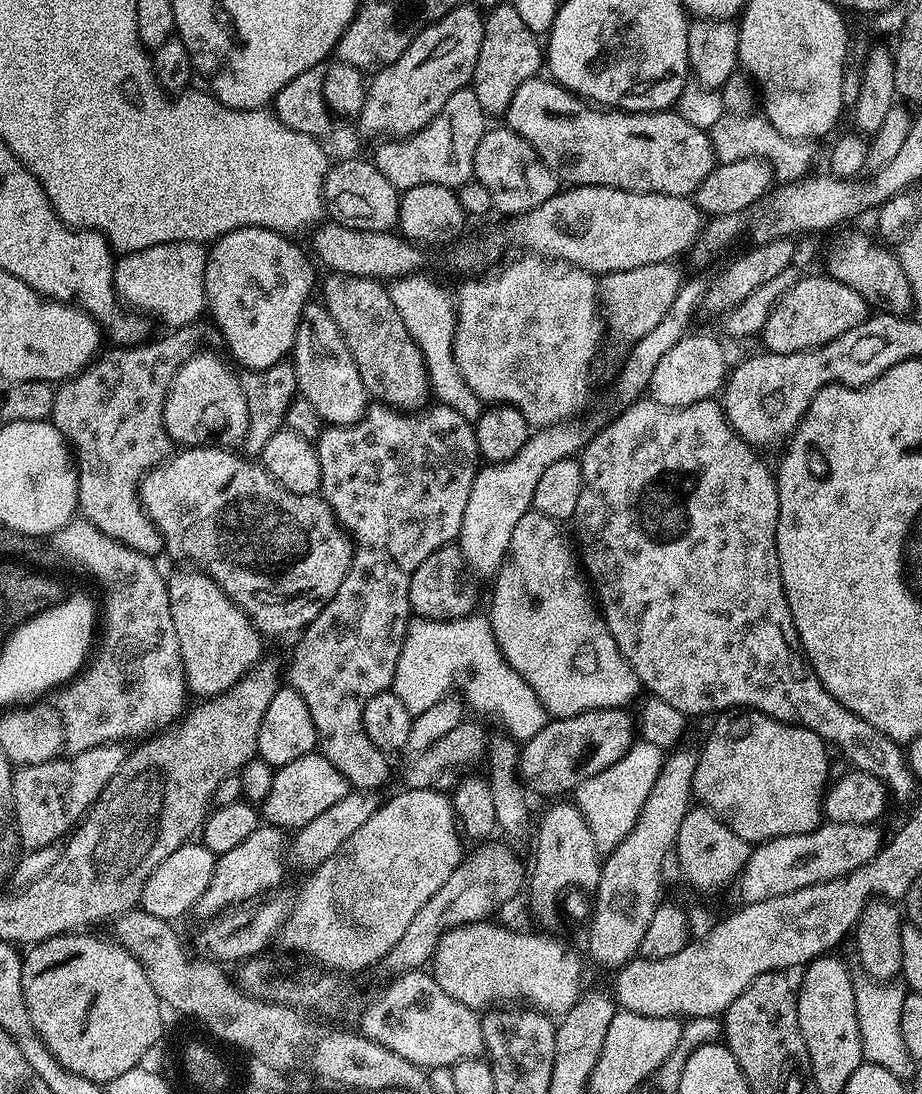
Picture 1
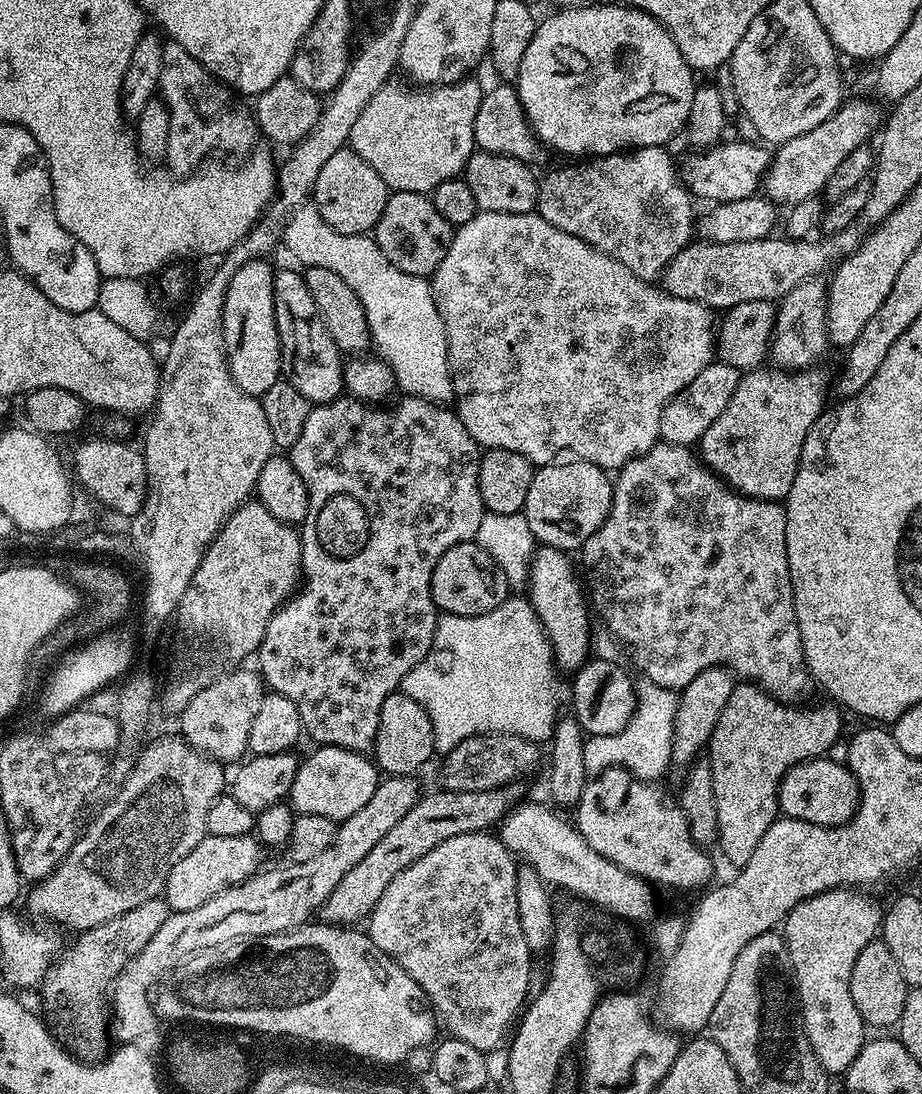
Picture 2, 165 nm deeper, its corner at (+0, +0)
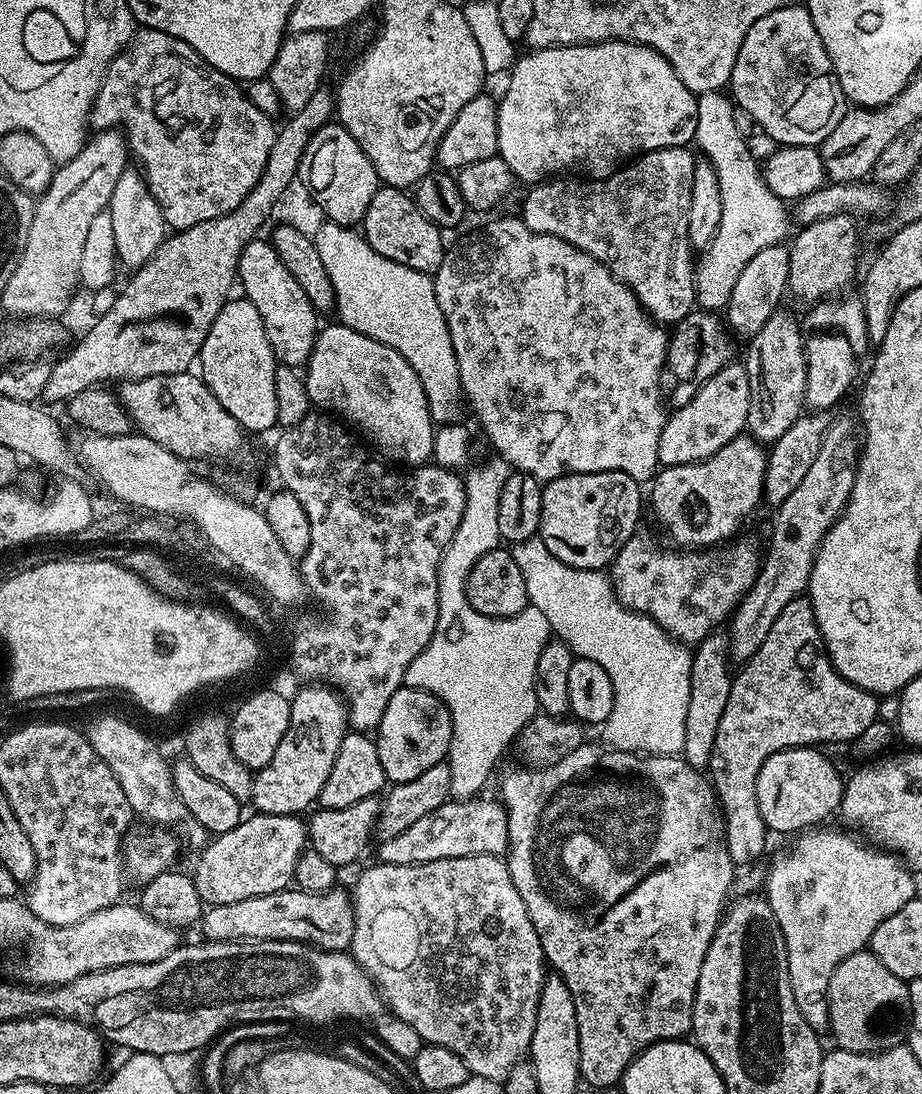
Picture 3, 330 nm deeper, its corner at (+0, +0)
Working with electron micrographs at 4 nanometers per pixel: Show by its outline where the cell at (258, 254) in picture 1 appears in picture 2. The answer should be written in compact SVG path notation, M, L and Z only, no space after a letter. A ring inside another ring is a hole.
M264 258L251 260L236 271L234 278L230 278L230 286L226 290L226 302L222 310L224 350L228 354L228 369L232 371L236 385L246 394L257 398L266 394L266 390L269 390L270 386L273 386L282 376L278 326L274 318L274 278L276 272L267 264L268 262Z

